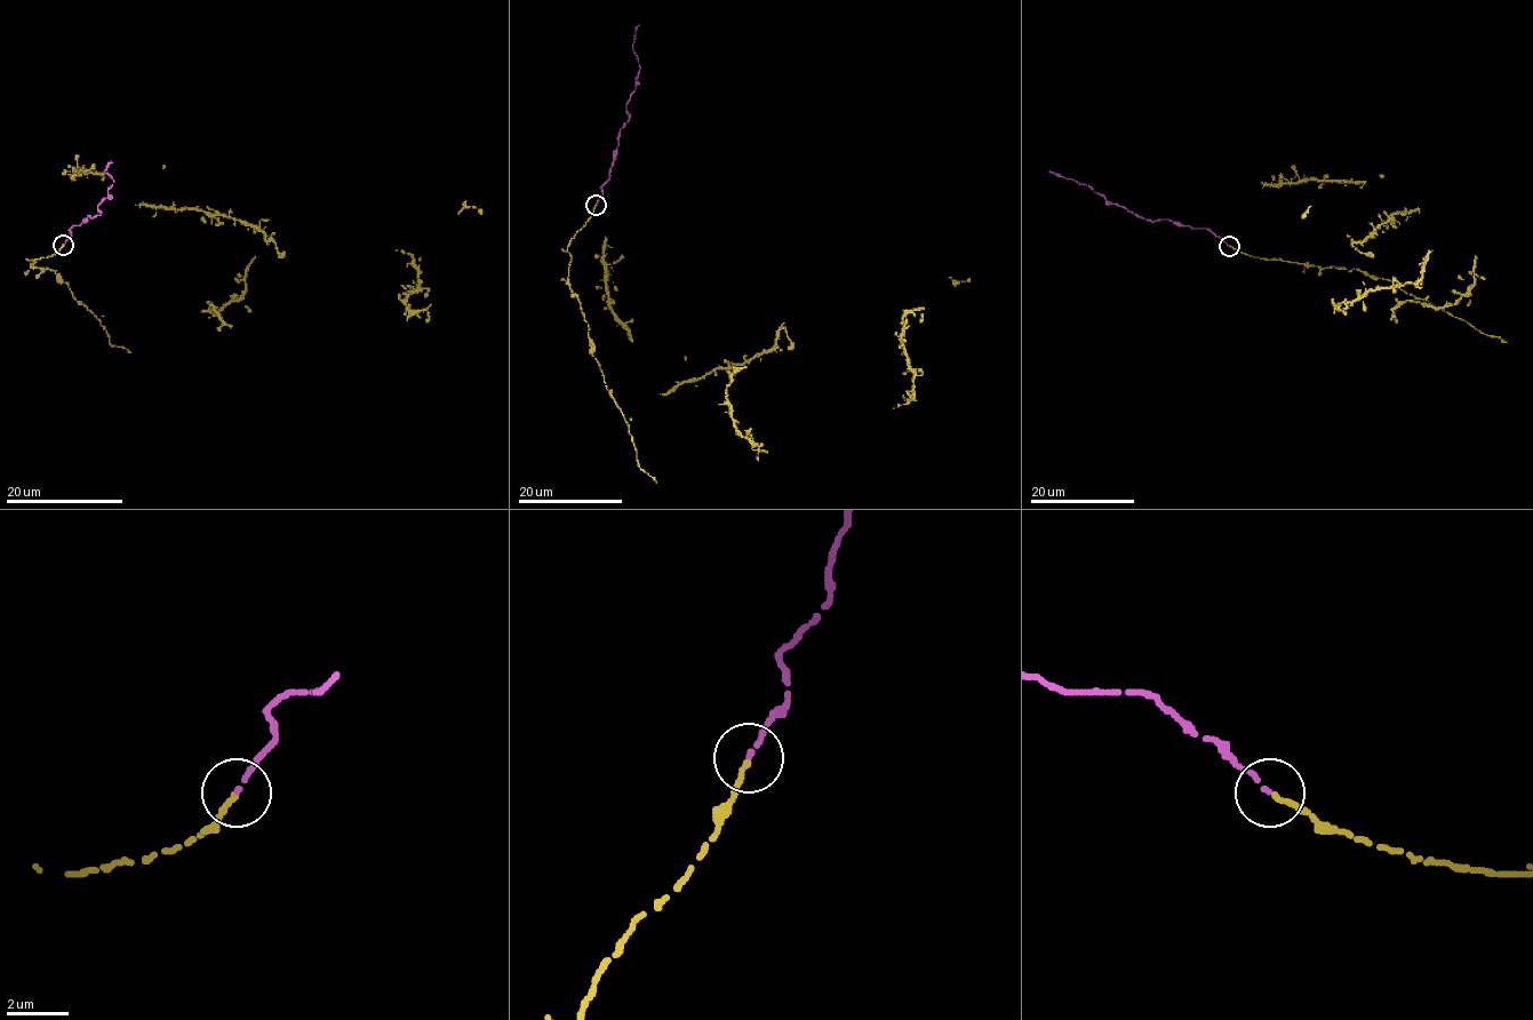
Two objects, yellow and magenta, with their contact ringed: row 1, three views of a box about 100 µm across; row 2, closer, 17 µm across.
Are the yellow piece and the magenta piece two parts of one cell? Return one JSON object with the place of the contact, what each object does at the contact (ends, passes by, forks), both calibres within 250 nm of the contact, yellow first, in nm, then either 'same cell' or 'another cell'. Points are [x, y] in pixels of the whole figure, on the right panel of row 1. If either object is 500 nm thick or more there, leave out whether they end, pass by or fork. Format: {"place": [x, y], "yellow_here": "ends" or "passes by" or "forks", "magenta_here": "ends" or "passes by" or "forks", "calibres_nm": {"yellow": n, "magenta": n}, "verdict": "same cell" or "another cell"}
{"place": [1229, 246], "yellow_here": "ends", "magenta_here": "ends", "calibres_nm": {"yellow": 180, "magenta": 140}, "verdict": "same cell"}

